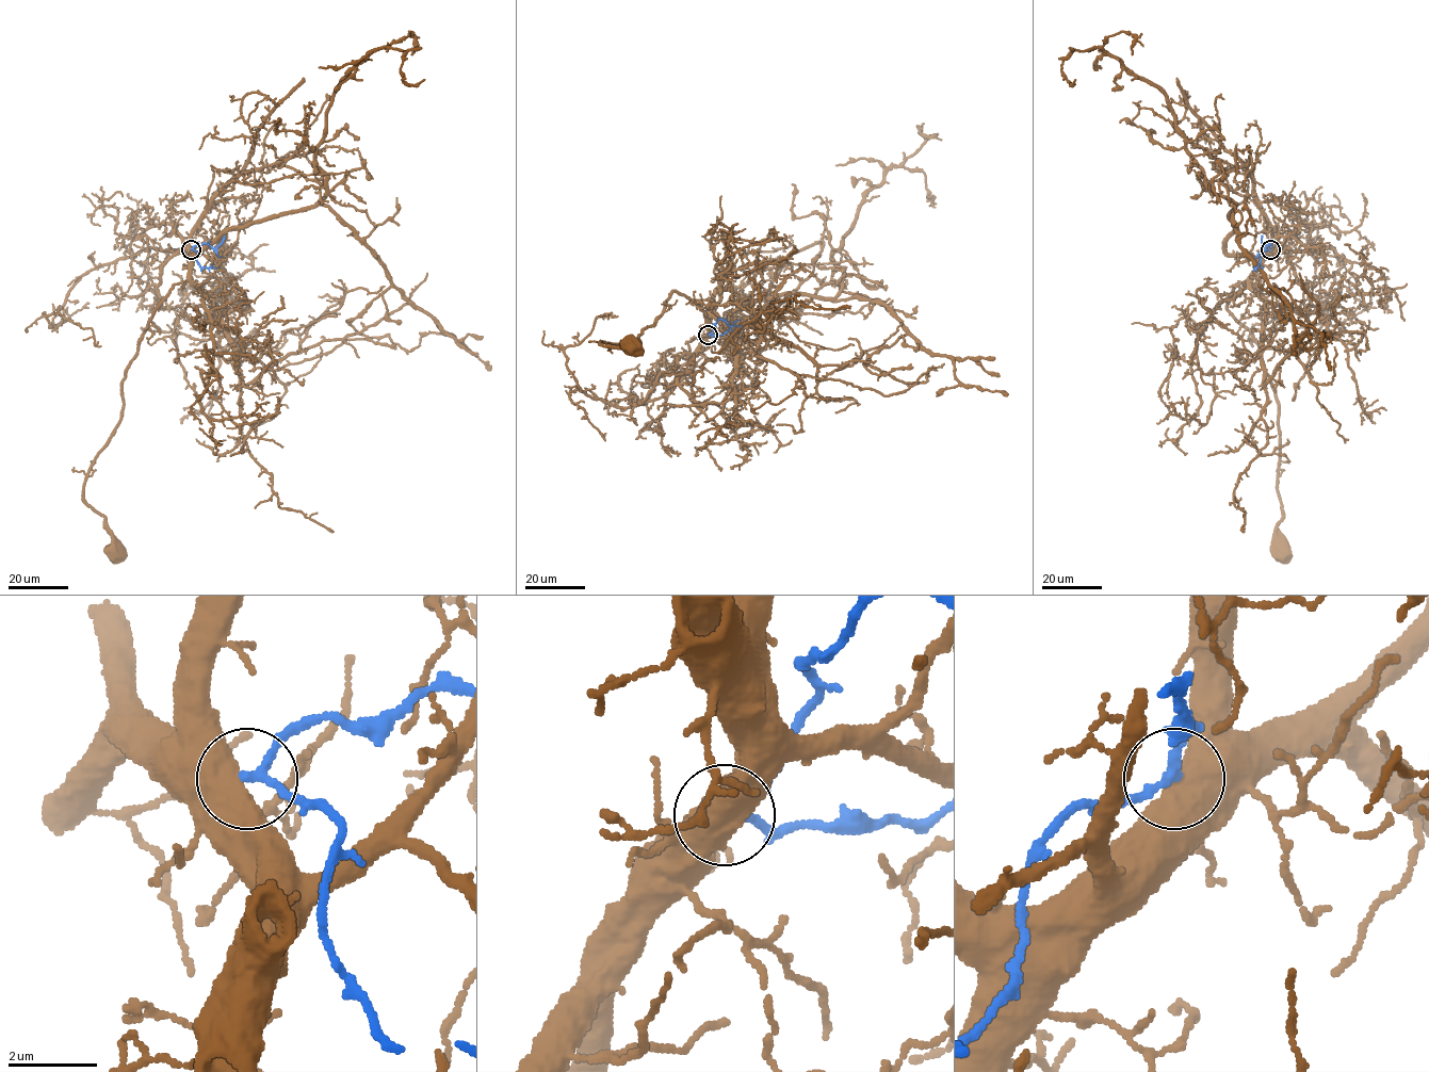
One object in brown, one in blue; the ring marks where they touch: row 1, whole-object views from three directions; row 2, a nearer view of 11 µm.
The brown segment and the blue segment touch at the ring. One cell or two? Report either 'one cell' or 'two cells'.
two cells

